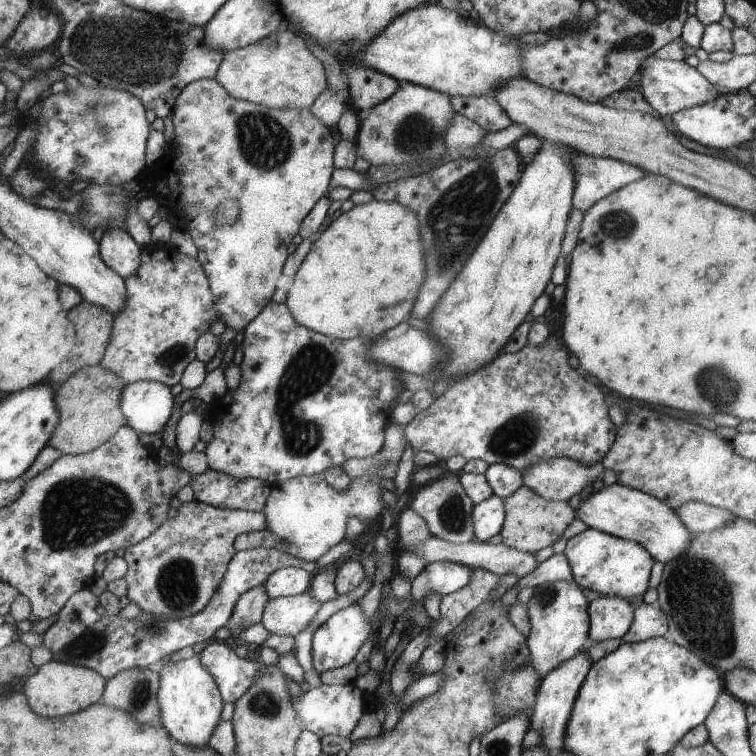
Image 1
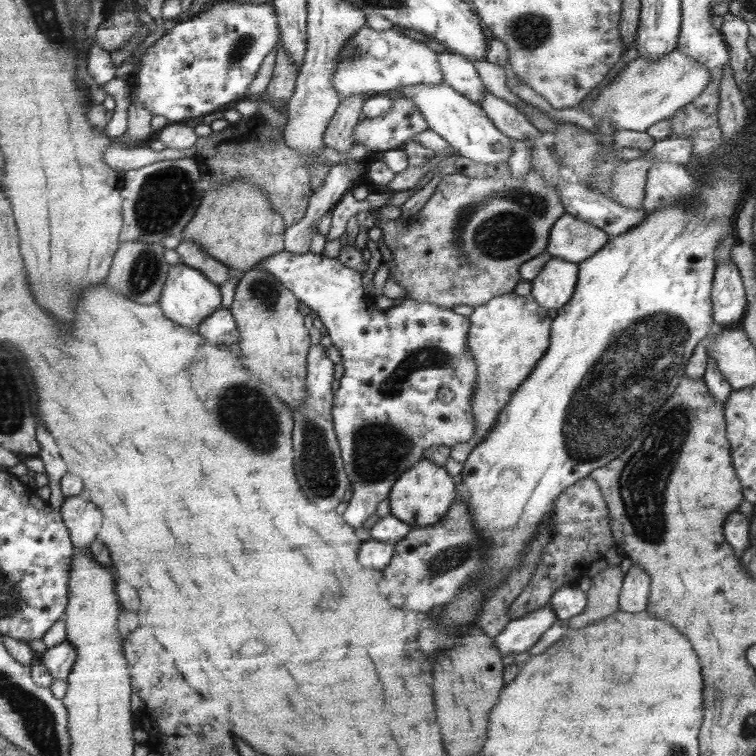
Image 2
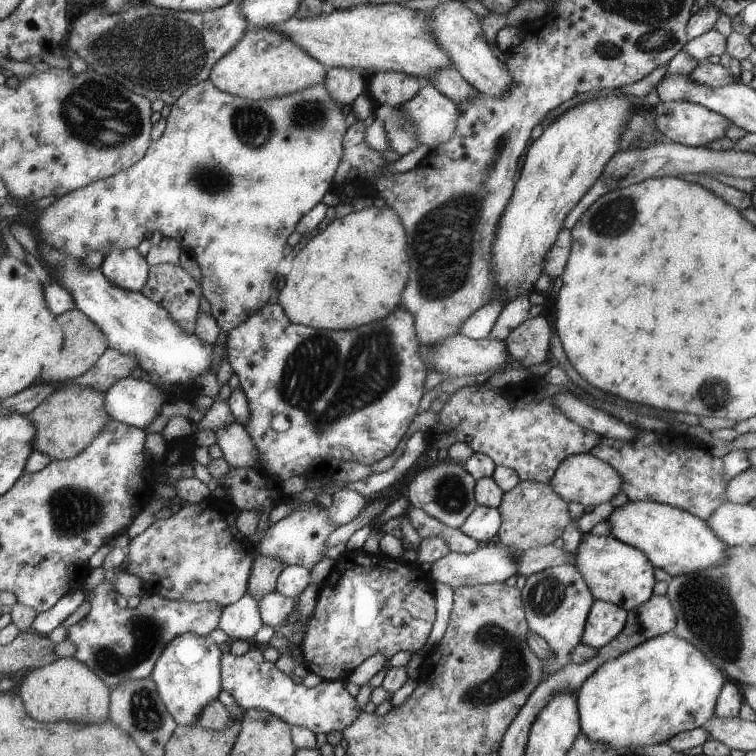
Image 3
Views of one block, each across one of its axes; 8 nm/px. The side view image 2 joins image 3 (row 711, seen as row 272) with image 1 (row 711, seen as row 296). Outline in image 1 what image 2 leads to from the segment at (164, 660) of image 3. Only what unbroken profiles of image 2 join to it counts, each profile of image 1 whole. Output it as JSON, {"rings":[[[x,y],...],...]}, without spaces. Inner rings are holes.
{"rings":[[[189,656],[187,660],[171,660],[164,663],[158,671],[159,688],[156,692],[158,700],[160,724],[167,731],[171,741],[192,747],[205,747],[215,728],[218,726],[219,712],[224,702],[219,698],[218,685],[202,665],[197,656]]]}

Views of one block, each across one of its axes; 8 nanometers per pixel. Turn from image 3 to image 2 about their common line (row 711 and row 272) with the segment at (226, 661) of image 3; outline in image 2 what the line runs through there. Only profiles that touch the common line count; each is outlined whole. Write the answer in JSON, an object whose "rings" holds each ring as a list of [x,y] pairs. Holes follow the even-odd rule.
{"rings":[[[282,251],[267,256],[254,268],[273,274],[279,284],[290,289],[308,306],[327,329],[331,345],[339,349],[343,374],[335,391],[331,414],[341,449],[342,466],[350,479],[352,491],[343,520],[351,528],[359,528],[374,513],[377,504],[387,498],[399,475],[423,459],[429,447],[441,445],[450,448],[457,442],[473,440],[475,416],[471,416],[471,391],[478,369],[467,344],[470,329],[468,316],[427,301],[405,298],[399,305],[379,311],[363,292],[360,272],[346,268],[337,259],[310,252],[301,255]]]}

